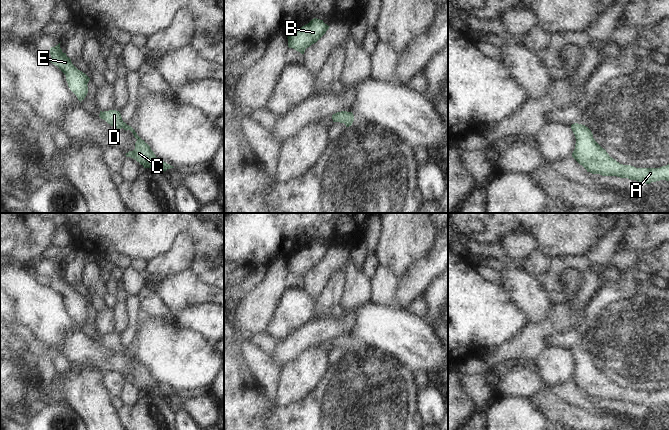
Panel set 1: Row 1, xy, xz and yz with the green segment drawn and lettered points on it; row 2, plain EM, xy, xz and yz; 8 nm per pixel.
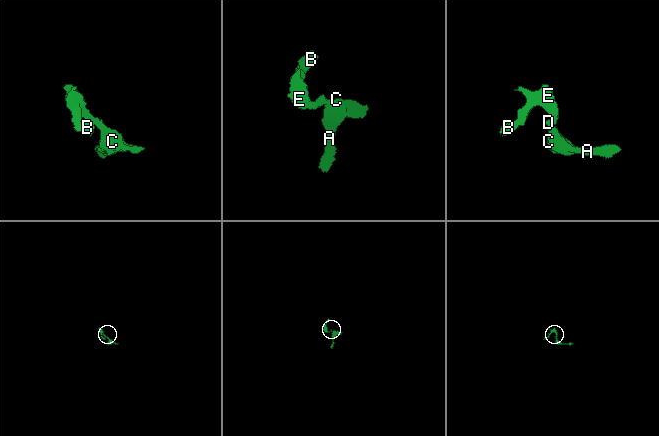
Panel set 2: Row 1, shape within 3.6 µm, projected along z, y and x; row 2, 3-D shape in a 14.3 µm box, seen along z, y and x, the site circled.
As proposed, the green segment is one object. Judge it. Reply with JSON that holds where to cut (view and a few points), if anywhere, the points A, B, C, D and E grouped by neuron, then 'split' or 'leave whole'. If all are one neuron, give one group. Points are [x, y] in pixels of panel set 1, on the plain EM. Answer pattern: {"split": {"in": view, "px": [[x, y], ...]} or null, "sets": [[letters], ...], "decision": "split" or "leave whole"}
{"split": null, "sets": [["A", "B", "C", "D", "E"]], "decision": "leave whole"}

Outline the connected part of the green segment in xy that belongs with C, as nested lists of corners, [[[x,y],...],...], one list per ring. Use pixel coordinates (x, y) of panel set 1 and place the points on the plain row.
[[[109,334],[109,335],[100,335],[99,341],[103,344],[105,344],[108,348],[113,350],[114,352],[121,353],[123,352],[124,354],[130,354],[134,361],[137,363],[135,367],[135,373],[133,375],[129,375],[126,377],[126,381],[131,381],[135,383],[137,386],[139,386],[144,393],[145,392],[156,392],[161,395],[166,395],[167,393],[174,392],[170,388],[167,388],[166,386],[162,386],[160,389],[154,389],[153,385],[157,383],[156,379],[154,376],[151,374],[150,370],[142,364],[135,354],[127,349],[121,341],[121,338],[119,335],[116,334]]]

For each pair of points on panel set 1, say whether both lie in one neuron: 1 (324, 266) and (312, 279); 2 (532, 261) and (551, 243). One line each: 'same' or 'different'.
1: same
2: different

